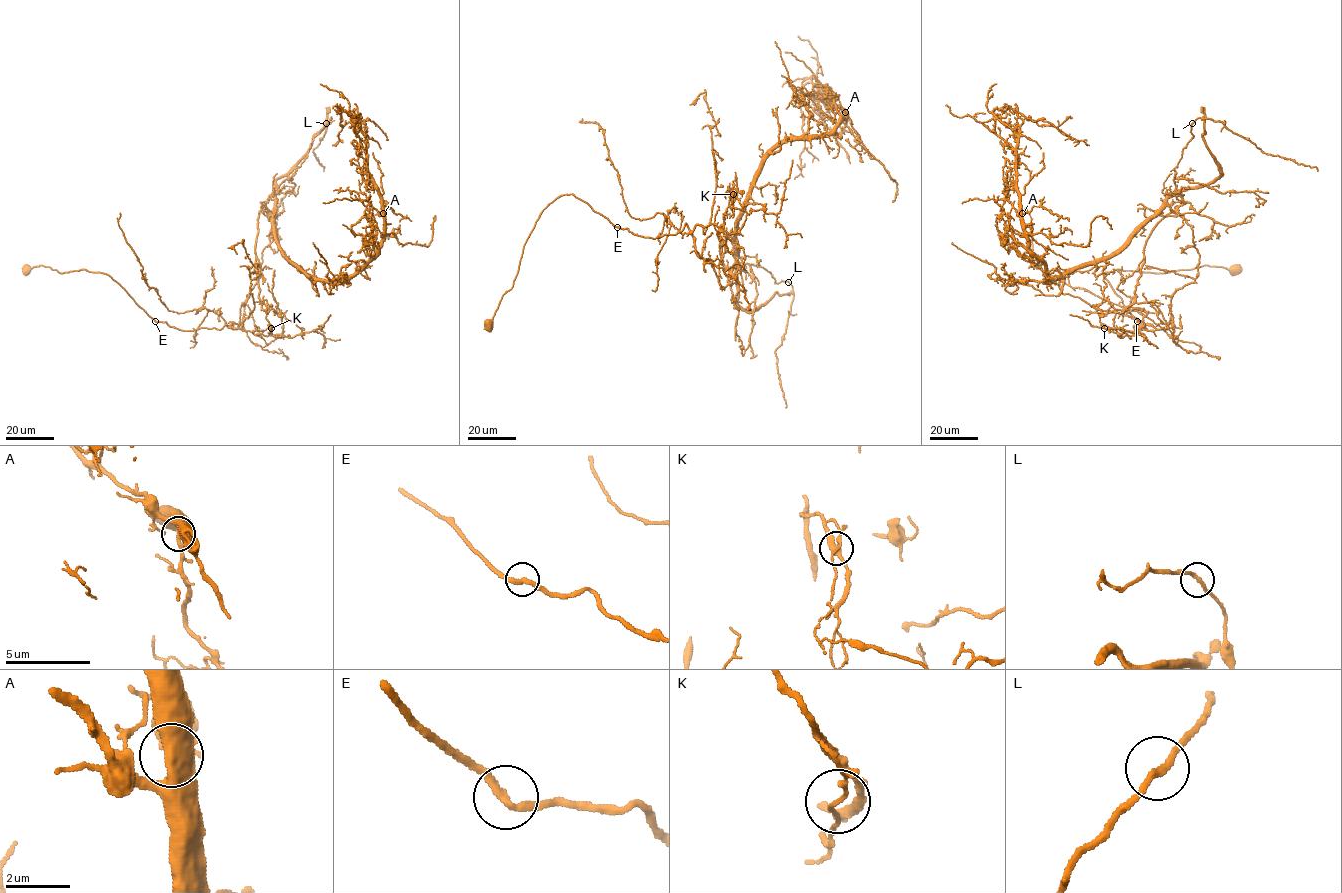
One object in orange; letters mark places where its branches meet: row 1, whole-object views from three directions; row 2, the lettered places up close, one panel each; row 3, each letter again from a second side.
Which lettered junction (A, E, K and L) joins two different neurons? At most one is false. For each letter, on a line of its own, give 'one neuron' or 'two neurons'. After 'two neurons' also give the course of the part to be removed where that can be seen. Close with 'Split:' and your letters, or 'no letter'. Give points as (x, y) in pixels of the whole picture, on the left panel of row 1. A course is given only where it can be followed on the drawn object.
A: one neuron
E: one neuron
K: two neurons; foreign part runs (270, 328), (270, 335), (284, 336), (226, 325), (183, 331), (156, 322), (104, 273), (22, 268)
L: one neuron
Split: K

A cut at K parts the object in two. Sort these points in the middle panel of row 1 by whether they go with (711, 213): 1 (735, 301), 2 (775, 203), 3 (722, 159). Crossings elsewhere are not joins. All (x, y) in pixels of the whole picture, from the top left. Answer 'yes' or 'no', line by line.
1: no
2: no
3: yes

